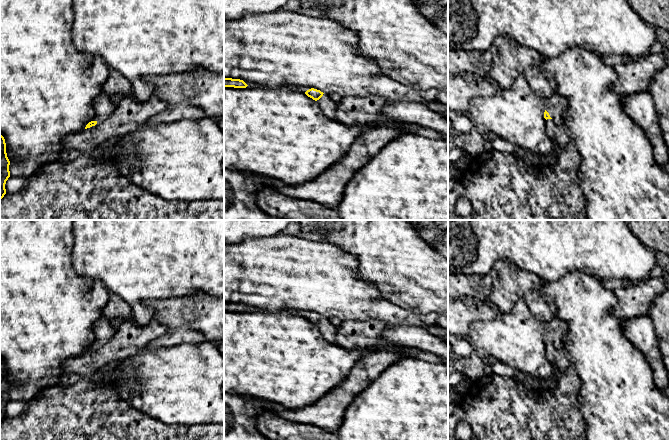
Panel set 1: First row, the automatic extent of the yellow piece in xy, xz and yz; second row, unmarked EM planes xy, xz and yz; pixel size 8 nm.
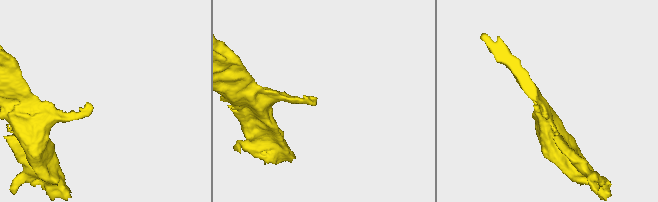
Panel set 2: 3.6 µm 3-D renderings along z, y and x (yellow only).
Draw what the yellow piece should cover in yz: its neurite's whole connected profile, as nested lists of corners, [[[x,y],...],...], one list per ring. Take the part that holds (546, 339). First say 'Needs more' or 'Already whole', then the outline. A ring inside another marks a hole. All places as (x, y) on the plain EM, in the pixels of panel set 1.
Needs more. [[[554,318],[544,324],[545,336],[544,342],[553,343],[555,346],[560,345],[565,333],[568,330],[568,325],[559,318]]]

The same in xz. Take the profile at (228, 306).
Already whole. [[[224,302],[224,311],[246,312],[247,310],[243,304]]]

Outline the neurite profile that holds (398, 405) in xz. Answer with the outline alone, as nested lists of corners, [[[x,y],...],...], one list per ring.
[[[406,356],[387,367],[364,391],[355,396],[344,413],[336,435],[339,440],[448,440],[448,364],[430,363],[421,358]]]

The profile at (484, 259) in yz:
[[[448,220],[448,274],[486,275],[492,269],[495,262],[500,259],[509,260],[520,269],[535,274],[543,282],[558,281],[568,273],[582,271],[602,281],[622,279],[642,283],[648,280],[649,274],[656,267],[655,251],[646,247],[631,232],[623,220]]]

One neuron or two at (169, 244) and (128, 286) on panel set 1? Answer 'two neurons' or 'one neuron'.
one neuron

